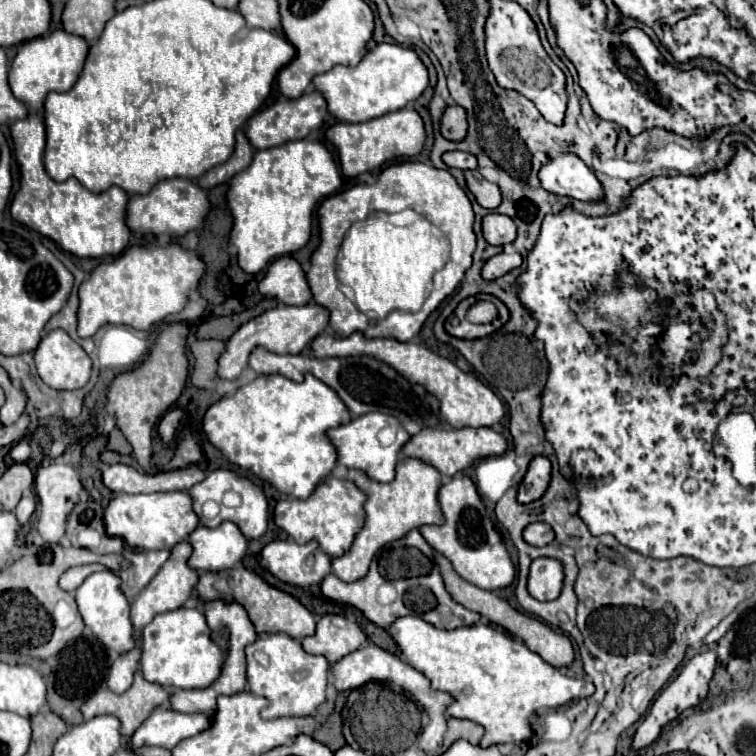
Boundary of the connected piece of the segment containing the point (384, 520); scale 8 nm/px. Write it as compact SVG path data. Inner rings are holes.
M402 459L396 465L396 477L392 483L374 483L370 481L362 471L350 469L348 471L348 479L366 493L366 503L364 503L364 525L362 529L356 533L356 539L350 547L348 553L344 553L342 557L332 559L332 571L342 579L342 581L356 581L360 577L364 577L368 573L370 561L376 555L376 551L394 541L404 537L410 529L422 527L422 525L440 525L444 523L440 505L438 505L438 489L440 489L440 473L418 461L418 459Z

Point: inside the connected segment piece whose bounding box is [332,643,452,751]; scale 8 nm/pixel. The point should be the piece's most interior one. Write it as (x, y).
(370, 663)

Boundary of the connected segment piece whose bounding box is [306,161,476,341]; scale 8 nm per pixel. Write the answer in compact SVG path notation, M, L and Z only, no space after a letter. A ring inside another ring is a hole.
M418 161L394 163L378 175L378 181L372 187L354 185L346 191L340 191L324 199L324 203L318 207L320 245L310 257L310 271L306 273L306 279L308 279L310 289L314 287L314 301L330 311L330 327L334 329L334 335L352 335L352 331L360 331L368 337L390 337L390 339L400 339L400 341L410 341L412 337L416 337L426 317L458 287L466 269L472 265L472 253L476 249L476 235L472 231L472 223L474 223L474 211L472 211L470 199L458 187L450 171L436 169L430 163L418 163ZM400 209L414 209L416 213L424 215L430 223L440 227L450 241L450 259L440 271L436 271L434 289L420 311L416 313L396 311L396 321L390 321L390 317L372 321L362 311L358 311L354 291L346 283L340 281L338 271L336 271L336 255L338 255L338 249L346 231L350 229L354 221L362 221L374 211L390 213L390 211L400 211Z

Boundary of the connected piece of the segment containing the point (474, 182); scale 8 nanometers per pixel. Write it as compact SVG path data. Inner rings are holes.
M466 171L464 177L466 177L468 191L476 197L478 205L482 205L486 209L496 209L500 205L502 197L500 197L498 185L486 181L478 171Z

